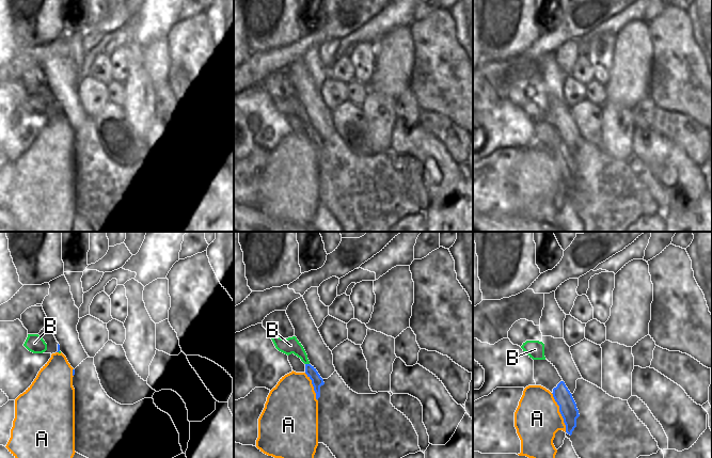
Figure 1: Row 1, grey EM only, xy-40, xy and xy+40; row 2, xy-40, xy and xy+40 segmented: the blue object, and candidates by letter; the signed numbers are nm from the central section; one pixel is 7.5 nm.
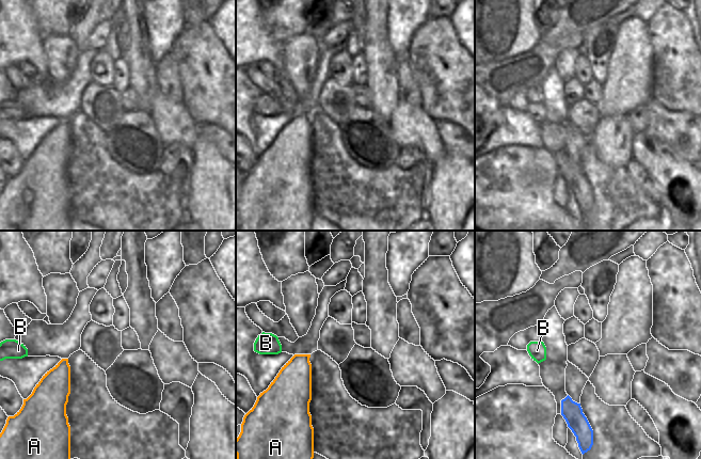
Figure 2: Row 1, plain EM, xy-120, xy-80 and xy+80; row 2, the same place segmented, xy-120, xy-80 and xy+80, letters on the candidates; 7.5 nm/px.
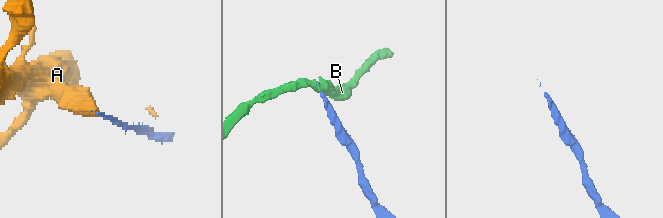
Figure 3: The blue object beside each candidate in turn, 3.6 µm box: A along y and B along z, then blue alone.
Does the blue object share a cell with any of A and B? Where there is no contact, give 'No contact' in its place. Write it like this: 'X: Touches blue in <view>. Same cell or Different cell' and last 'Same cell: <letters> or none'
A: Touches blue in xy+40. Different cell
B: Touches blue in xy. Different cell
Same cell: none.

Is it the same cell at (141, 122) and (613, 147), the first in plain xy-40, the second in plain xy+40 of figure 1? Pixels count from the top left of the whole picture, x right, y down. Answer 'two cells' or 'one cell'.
one cell

